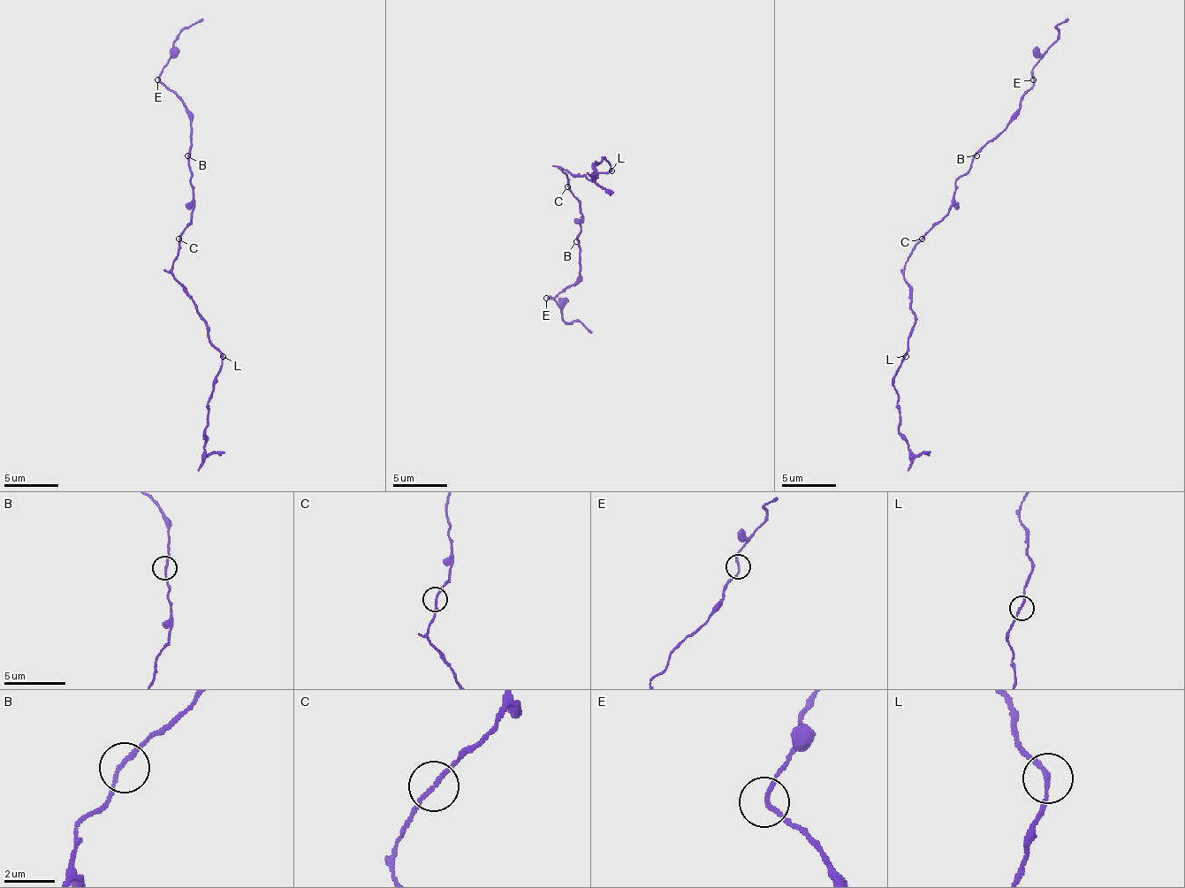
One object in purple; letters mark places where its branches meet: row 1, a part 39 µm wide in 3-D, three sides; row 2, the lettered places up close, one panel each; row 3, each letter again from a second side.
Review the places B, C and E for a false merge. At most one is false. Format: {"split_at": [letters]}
{"split_at": []}

